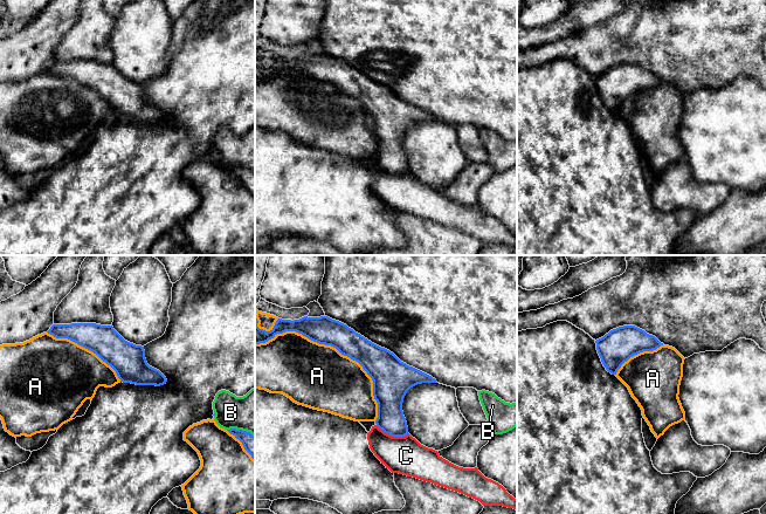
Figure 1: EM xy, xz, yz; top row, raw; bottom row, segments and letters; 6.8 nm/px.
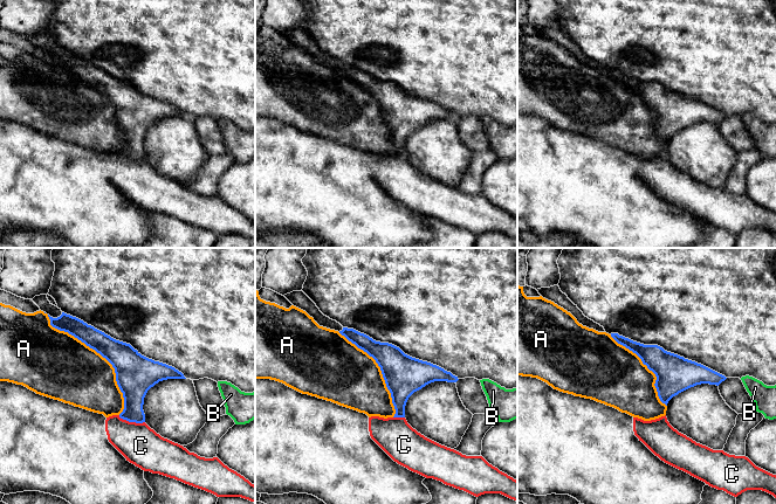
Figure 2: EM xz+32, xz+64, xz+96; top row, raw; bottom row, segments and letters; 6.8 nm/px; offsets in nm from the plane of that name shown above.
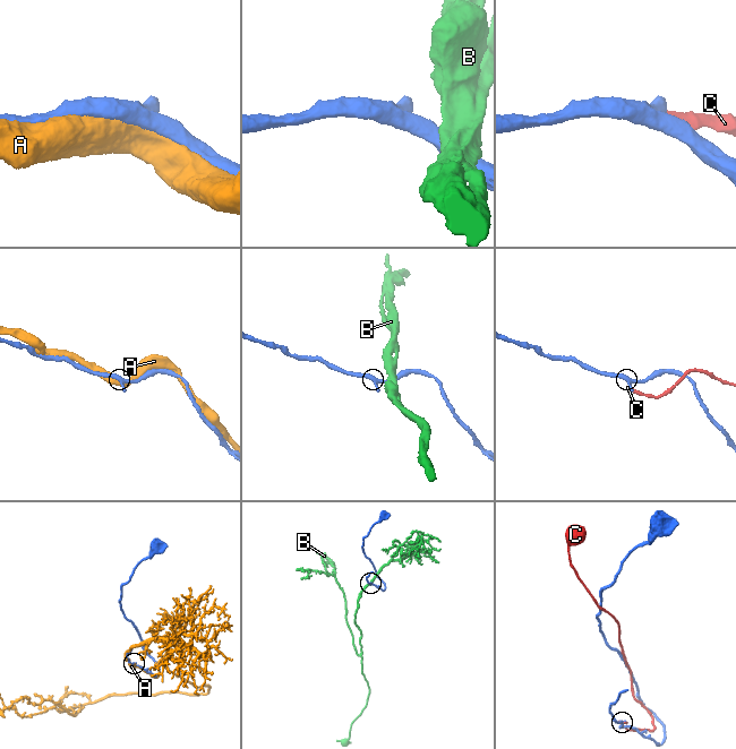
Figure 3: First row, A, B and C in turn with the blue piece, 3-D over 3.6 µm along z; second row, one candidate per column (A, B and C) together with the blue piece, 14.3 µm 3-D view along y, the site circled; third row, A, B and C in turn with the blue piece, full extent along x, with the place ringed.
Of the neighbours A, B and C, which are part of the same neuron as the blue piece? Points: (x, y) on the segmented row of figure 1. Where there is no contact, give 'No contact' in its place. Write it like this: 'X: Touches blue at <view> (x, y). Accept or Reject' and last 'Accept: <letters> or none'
A: Touches blue at xz (335, 347). Accept
B: Touches blue at xy (241, 430). Reject
C: Touches blue at xz (392, 436). Reject
Accept: A

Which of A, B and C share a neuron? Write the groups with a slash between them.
A / B / C

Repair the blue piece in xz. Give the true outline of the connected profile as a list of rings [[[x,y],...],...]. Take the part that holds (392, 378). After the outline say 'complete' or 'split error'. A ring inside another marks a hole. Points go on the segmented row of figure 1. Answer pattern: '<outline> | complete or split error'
[[[255,314],[255,344],[265,343],[277,334],[296,331],[358,362],[373,381],[373,396],[378,403],[375,424],[392,437],[409,434],[402,411],[407,391],[417,384],[437,383],[432,376],[401,362],[389,350],[327,316],[304,316],[294,321],[278,318],[270,331],[260,329],[257,323]]] | complete

